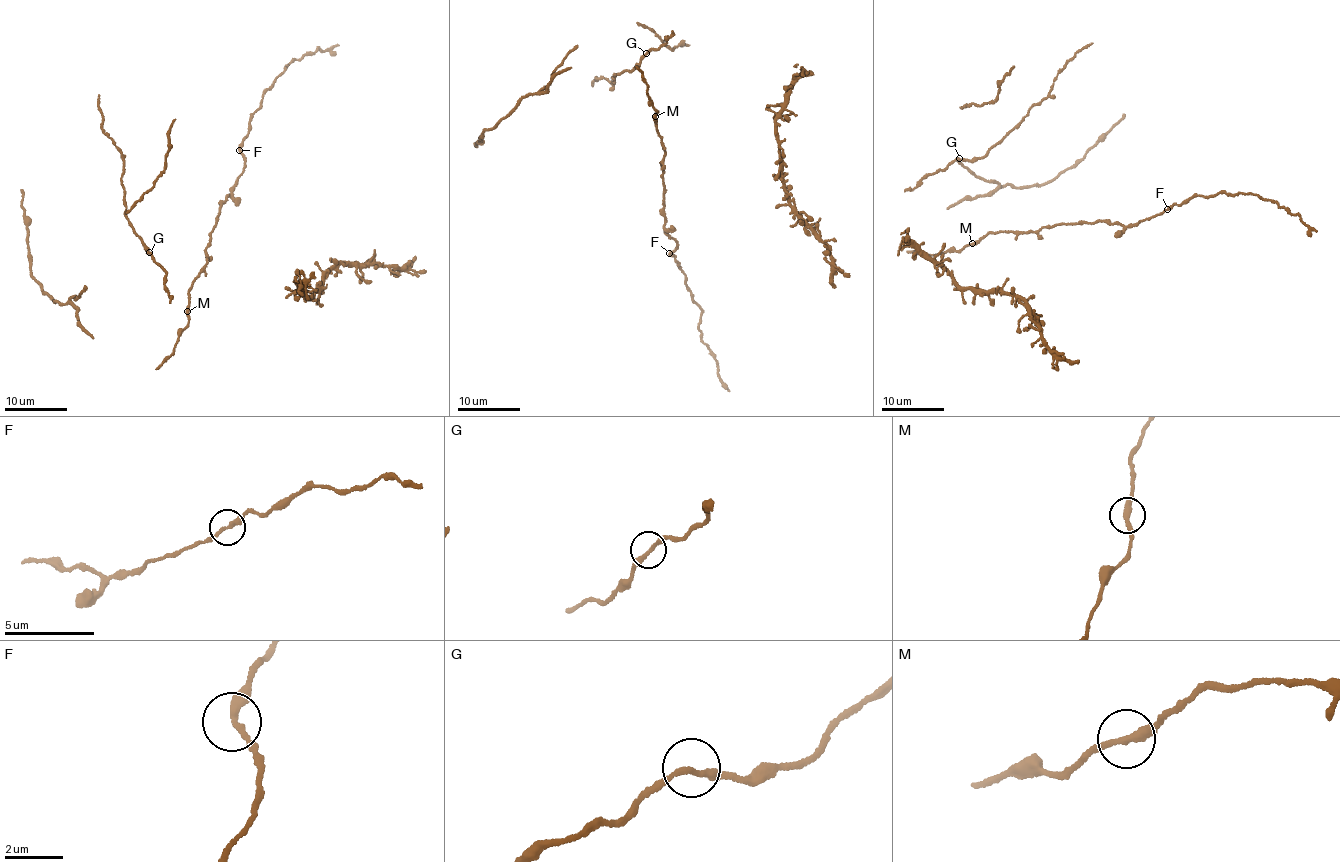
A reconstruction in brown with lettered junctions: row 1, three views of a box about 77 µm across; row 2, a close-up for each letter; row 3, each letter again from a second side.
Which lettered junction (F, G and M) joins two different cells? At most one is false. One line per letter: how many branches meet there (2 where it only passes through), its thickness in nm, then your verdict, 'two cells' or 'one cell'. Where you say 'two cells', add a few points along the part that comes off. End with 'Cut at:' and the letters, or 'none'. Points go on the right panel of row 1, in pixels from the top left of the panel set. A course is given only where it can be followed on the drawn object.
F: 2 branches meet; 240 nm thick; one cell
G: 2 branches meet; 200 nm thick; one cell
M: 2 branches meet; 280 nm thick; one cell
Cut at: none

